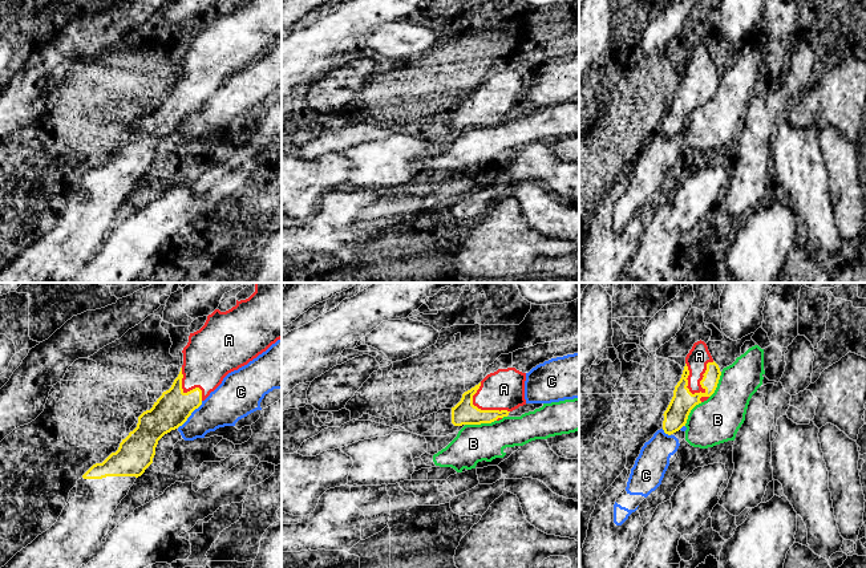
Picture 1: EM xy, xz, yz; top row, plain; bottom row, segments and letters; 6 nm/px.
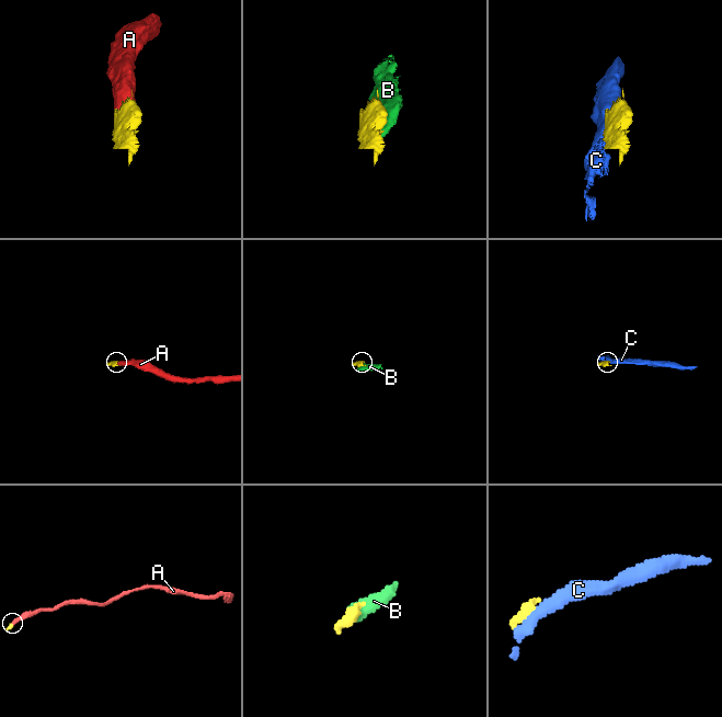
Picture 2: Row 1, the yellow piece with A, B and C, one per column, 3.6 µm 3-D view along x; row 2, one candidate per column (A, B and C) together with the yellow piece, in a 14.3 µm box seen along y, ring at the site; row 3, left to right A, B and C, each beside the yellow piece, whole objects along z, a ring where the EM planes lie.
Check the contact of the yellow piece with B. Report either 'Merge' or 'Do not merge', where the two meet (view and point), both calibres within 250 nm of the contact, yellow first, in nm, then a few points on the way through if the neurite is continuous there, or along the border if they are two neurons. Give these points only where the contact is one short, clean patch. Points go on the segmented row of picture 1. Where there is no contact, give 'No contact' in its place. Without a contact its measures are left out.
Do not merge. Touches yellow at xz (480, 424). Thickness 140 nm (yellow) against 220 nm

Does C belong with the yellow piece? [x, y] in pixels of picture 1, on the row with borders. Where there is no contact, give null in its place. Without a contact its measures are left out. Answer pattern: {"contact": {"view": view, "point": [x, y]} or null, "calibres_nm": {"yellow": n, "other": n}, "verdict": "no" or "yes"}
{"contact": {"view": "xy", "point": [190, 414]}, "calibres_nm": {"yellow": 220, "other": 240}, "verdict": "no"}

